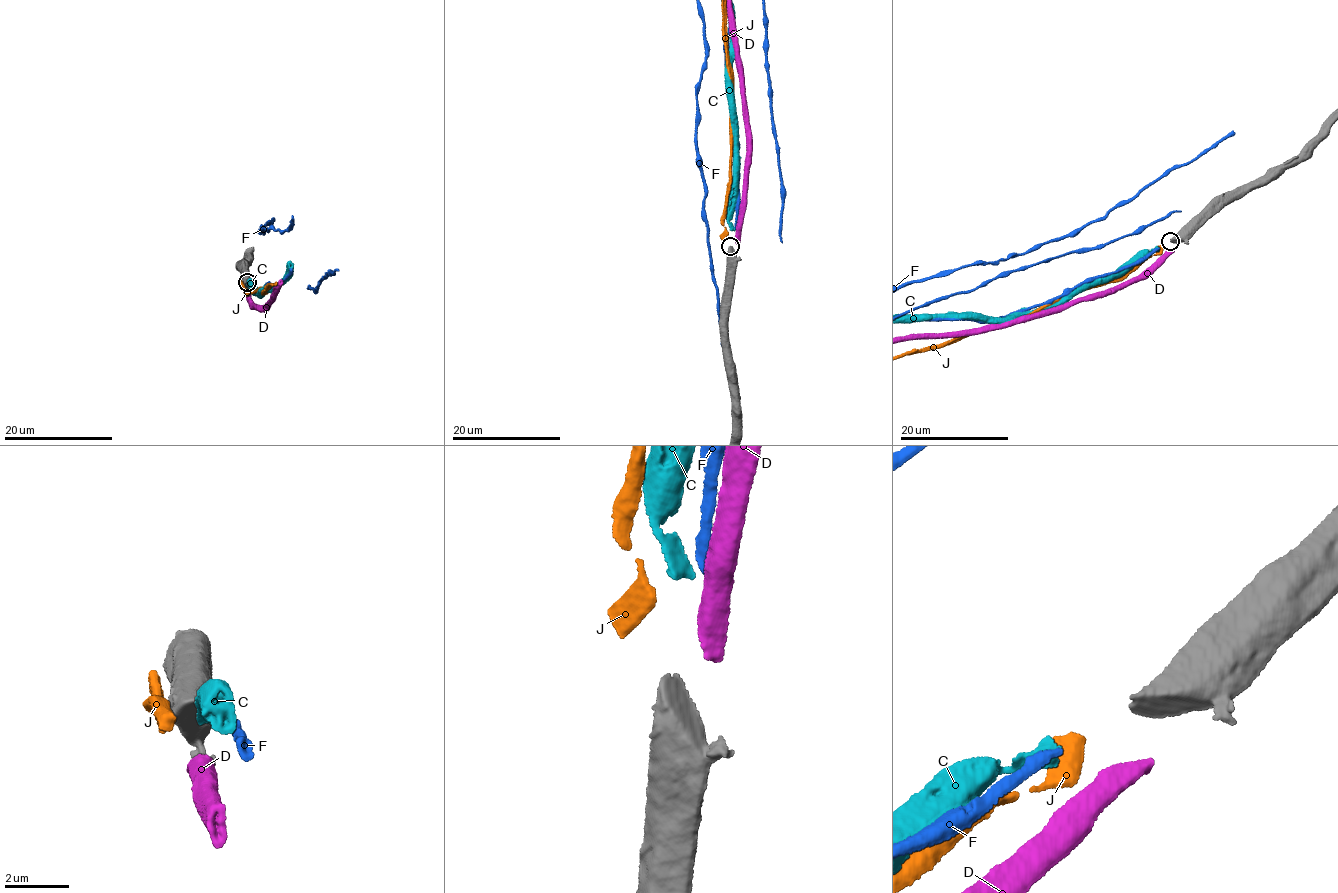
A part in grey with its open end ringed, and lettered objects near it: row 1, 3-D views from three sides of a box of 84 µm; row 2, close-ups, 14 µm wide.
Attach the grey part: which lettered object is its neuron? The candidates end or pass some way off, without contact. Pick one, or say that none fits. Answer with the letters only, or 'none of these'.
none of these

